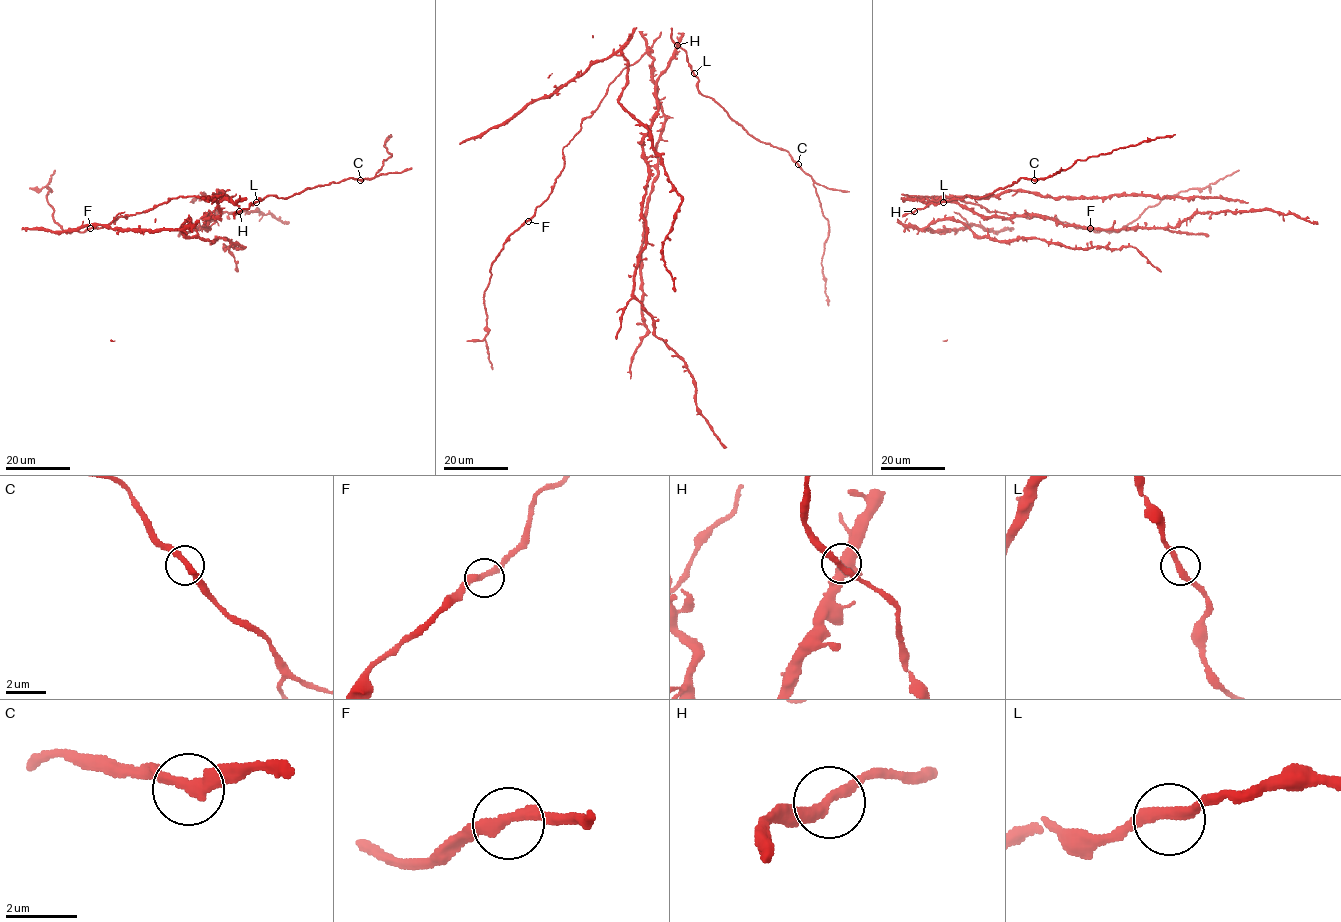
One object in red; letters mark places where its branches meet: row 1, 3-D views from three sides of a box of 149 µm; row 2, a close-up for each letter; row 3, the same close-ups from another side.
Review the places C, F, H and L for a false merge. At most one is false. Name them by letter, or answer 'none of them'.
none of them

